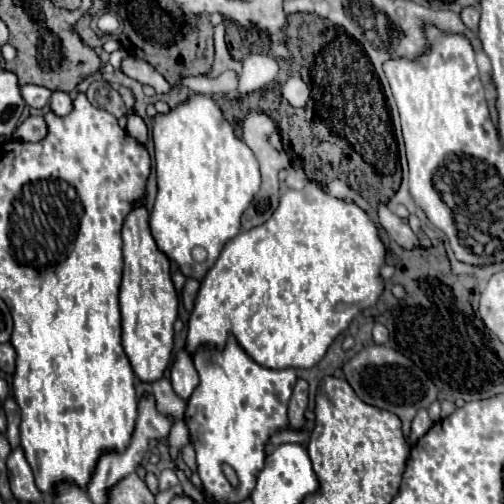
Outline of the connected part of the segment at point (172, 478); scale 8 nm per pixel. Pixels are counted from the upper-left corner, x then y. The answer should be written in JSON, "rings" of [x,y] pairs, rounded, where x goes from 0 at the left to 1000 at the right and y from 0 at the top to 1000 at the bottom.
{"rings":[[[323,933],[315,944],[315,976],[327,976],[327,972],[351,964],[351,956],[355,952],[351,952],[351,940],[343,933]]]}

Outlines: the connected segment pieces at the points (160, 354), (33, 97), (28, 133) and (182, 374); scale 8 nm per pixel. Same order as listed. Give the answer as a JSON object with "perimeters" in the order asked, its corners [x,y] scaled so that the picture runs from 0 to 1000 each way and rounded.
{"perimeters":[[[[276,401],[264,409],[264,417],[252,425],[244,440],[244,512],[248,512],[248,532],[244,532],[244,560],[240,560],[240,583],[236,583],[236,603],[240,603],[240,631],[244,631],[244,690],[260,714],[264,738],[272,750],[288,758],[308,758],[323,746],[339,698],[343,698],[343,639],[351,631],[351,579],[339,560],[339,524],[327,500],[312,492],[312,480],[296,456],[296,421],[288,413],[288,401]]],[[[54,167],[42,175],[42,190],[50,198],[54,210],[62,214],[85,214],[97,194],[101,194],[101,179],[85,175],[85,171],[69,171],[69,167]]],[[[58,230],[30,262],[34,274],[54,278],[54,282],[77,282],[89,274],[89,266],[93,266],[93,246],[85,230]]],[[[367,690],[347,702],[347,718],[339,726],[339,758],[343,758],[347,782],[363,794],[371,794],[379,786],[379,778],[387,774],[387,766],[395,762],[391,734]]]]}

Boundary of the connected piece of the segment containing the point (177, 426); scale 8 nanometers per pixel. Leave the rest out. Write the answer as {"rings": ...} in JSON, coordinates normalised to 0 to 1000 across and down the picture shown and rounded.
{"rings":[[[347,833],[339,857],[335,857],[335,897],[339,897],[339,907],[349,913],[355,905],[355,893],[375,881],[375,857],[371,857],[371,845],[363,833]]]}

